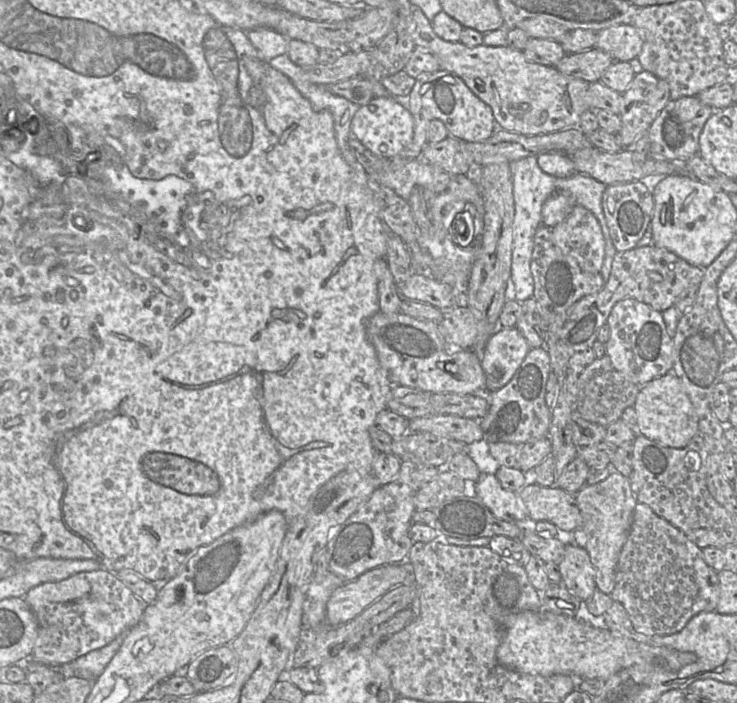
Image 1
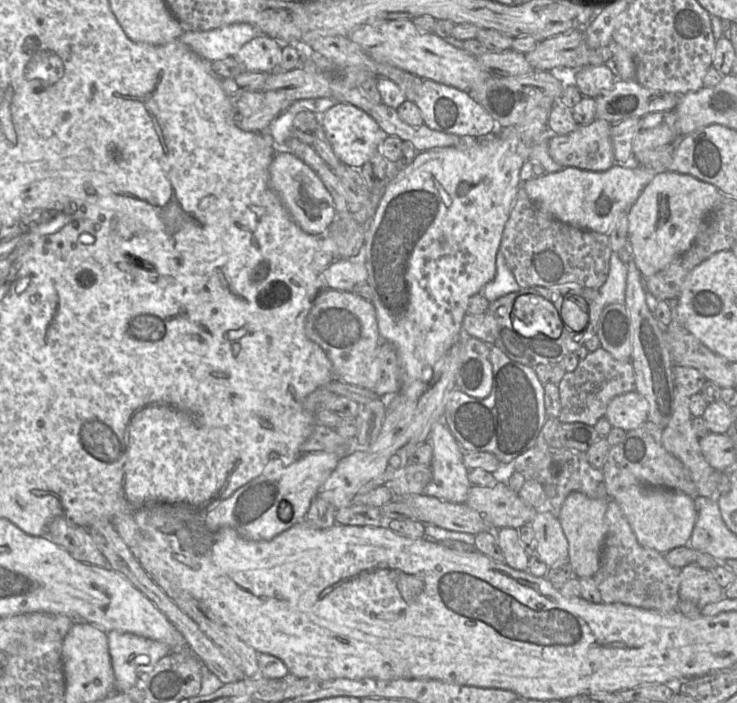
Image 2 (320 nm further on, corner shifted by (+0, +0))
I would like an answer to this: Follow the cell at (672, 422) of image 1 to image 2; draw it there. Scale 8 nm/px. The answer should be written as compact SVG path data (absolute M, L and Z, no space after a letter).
M633 391L614 397L607 406L605 417L612 427L628 432L648 421L648 412L648 401Z

